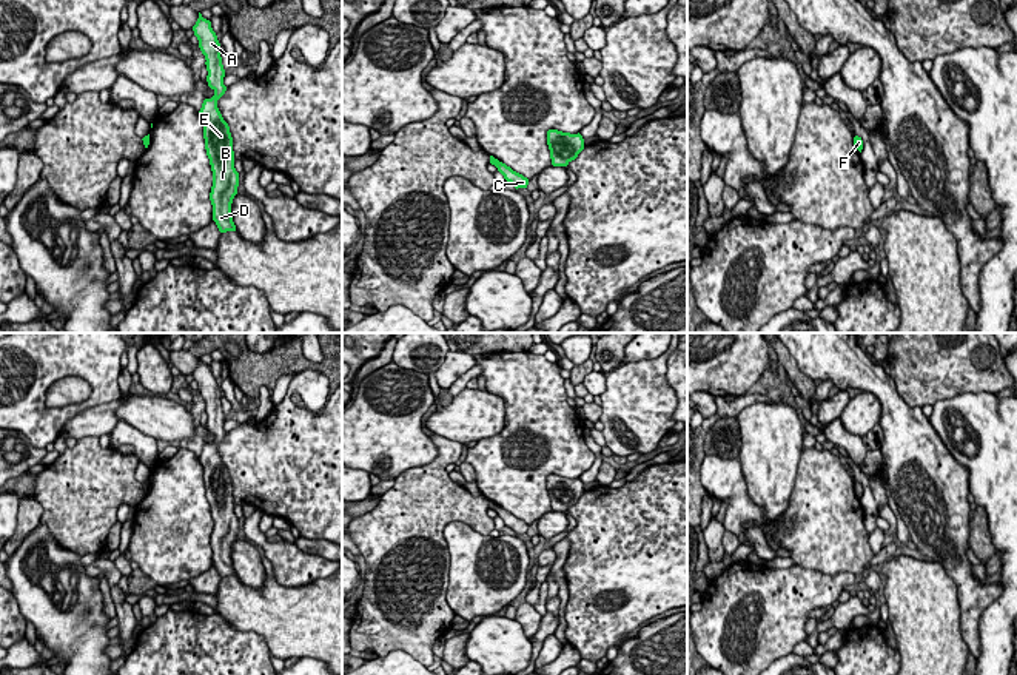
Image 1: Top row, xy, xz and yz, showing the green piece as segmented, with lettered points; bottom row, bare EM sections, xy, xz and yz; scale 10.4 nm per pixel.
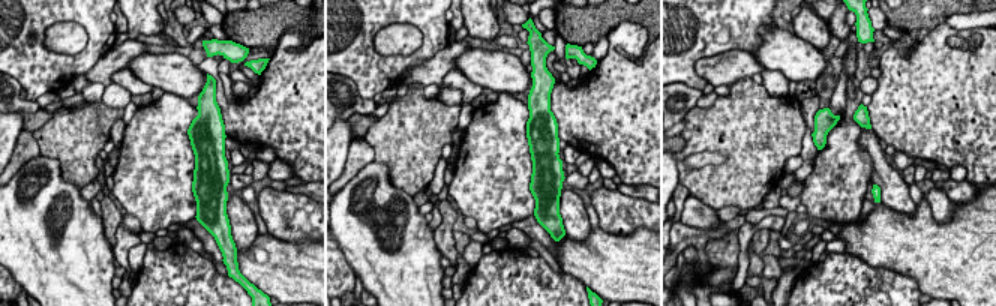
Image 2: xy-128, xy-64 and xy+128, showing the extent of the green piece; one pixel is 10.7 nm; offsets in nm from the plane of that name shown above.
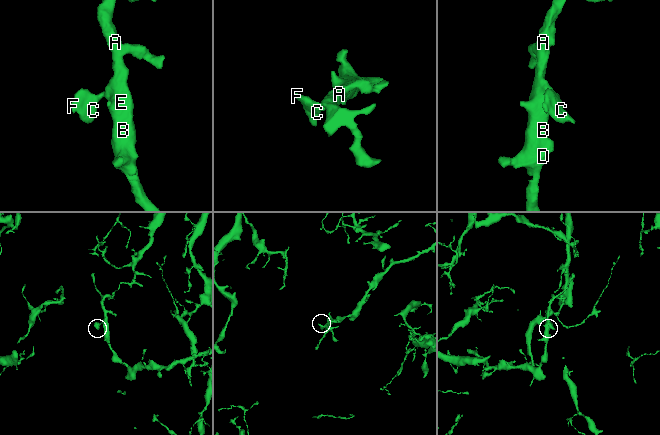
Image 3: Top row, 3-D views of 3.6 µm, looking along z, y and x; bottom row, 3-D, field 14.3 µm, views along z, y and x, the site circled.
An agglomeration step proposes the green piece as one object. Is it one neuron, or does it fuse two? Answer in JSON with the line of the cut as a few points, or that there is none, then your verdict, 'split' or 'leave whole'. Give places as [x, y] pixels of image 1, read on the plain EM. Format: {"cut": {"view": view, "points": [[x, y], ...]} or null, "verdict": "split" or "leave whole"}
{"cut": null, "verdict": "leave whole"}

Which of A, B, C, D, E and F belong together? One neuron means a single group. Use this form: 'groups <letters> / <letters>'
groups A B C D E F

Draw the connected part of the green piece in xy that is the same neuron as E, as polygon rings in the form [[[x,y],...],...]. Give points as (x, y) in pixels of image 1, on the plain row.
[[[200,358],[193,376],[206,405],[208,432],[214,436],[211,444],[203,445],[199,456],[199,461],[203,467],[205,495],[213,516],[213,532],[210,538],[213,566],[220,578],[236,576],[231,549],[237,539],[239,518],[234,513],[233,482],[230,472],[217,453],[217,445],[227,436],[227,432],[223,430],[225,415],[220,402],[222,393],[216,378],[211,373],[211,367],[203,364]]]

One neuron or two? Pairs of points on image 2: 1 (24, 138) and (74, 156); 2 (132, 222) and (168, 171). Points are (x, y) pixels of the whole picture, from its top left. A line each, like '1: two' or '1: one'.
1: two
2: two

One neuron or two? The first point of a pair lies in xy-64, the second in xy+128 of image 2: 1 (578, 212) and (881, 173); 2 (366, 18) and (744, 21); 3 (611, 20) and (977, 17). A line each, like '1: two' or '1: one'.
1: one
2: one
3: two

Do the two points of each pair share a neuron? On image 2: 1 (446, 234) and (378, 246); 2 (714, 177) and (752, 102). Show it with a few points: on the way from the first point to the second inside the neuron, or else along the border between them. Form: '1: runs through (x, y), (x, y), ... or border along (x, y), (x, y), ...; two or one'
1: border along (434, 231), (434, 240), (443, 255); two
2: runs through (734, 162), (749, 147), (749, 122); one

